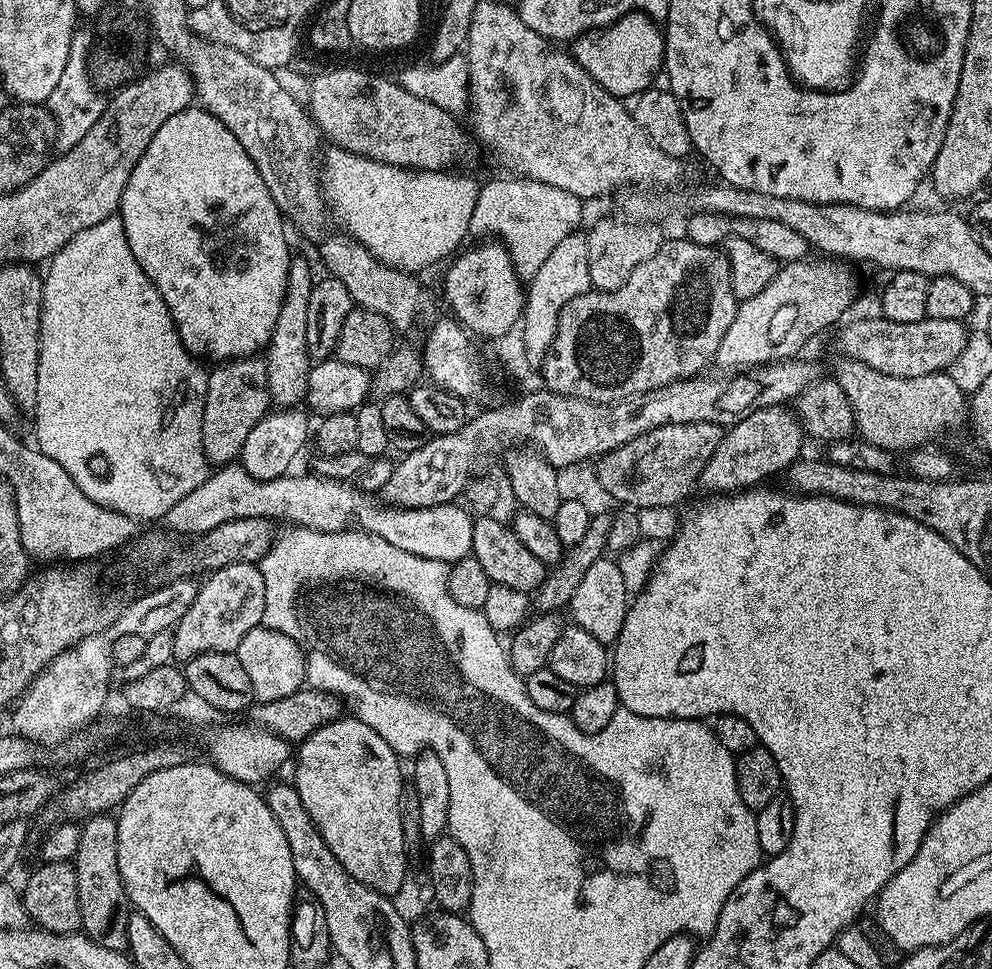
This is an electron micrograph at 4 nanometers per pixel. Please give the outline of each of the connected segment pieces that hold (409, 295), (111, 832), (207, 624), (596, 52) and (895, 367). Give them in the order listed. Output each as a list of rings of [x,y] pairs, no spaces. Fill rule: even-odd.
[[[339,235],[328,236],[321,242],[320,256],[328,267],[327,271],[336,276],[342,286],[346,286],[346,290],[350,290],[353,305],[382,314],[392,323],[393,329],[410,327],[420,312],[420,303],[424,300],[424,292],[416,281],[419,279],[411,272],[403,272],[375,260],[370,250],[366,250],[366,246],[362,246],[351,236]]]
[[[112,814],[89,816],[80,824],[80,841],[74,857],[78,878],[78,910],[82,910],[83,935],[106,946],[106,950],[124,952],[128,946],[126,926],[130,905],[122,874],[118,870],[118,826]]]
[[[227,564],[207,579],[199,585],[194,606],[182,614],[172,632],[173,661],[187,662],[207,652],[235,652],[238,642],[242,642],[250,630],[264,624],[266,584],[256,564]]]
[[[627,12],[622,18],[618,18],[612,24],[607,24],[604,28],[592,28],[588,32],[583,32],[571,41],[570,54],[612,96],[621,98],[635,98],[640,93],[653,87],[652,80],[657,75],[661,75],[664,67],[664,33],[661,25],[645,12]]]
[[[883,318],[877,320],[856,320],[853,324],[845,323],[840,332],[840,348],[849,360],[857,360],[882,374],[894,374],[894,378],[922,378],[922,374],[934,374],[948,370],[952,363],[960,358],[962,350],[967,346],[969,330],[959,320],[946,318],[927,318],[918,322],[890,322]]]

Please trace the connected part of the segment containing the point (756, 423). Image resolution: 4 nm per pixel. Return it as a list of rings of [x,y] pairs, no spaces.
[[[777,406],[774,408],[759,408],[744,416],[737,424],[731,425],[720,439],[718,450],[714,450],[714,458],[706,462],[706,466],[700,475],[699,487],[705,488],[708,494],[735,494],[741,490],[747,490],[765,483],[767,476],[775,472],[783,473],[797,460],[801,459],[800,447],[806,441],[804,427],[791,407]]]

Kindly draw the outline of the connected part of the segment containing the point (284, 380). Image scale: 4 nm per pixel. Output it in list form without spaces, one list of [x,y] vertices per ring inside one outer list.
[[[300,258],[292,259],[286,274],[286,294],[282,298],[282,310],[278,312],[278,322],[274,324],[274,334],[266,349],[268,389],[272,395],[272,404],[277,409],[303,405],[308,398],[310,370],[314,361],[306,346],[306,321],[313,283],[311,266]]]

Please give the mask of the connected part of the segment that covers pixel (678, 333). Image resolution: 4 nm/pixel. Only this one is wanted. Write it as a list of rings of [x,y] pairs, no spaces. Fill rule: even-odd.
[[[687,238],[671,240],[661,244],[658,254],[654,254],[654,258],[642,262],[642,266],[635,268],[630,274],[630,278],[626,278],[626,282],[618,290],[613,292],[593,290],[566,302],[566,306],[558,318],[558,330],[552,343],[552,351],[544,357],[542,365],[542,371],[544,371],[543,387],[547,391],[557,392],[563,396],[582,398],[583,400],[593,400],[599,404],[615,404],[618,400],[629,400],[631,396],[641,396],[643,392],[649,392],[679,380],[691,380],[693,376],[701,375],[707,369],[704,367],[708,363],[711,365],[715,361],[718,346],[722,342],[726,330],[730,330],[730,322],[734,322],[738,303],[734,290],[730,286],[730,262],[719,247],[695,244],[694,241]]]

